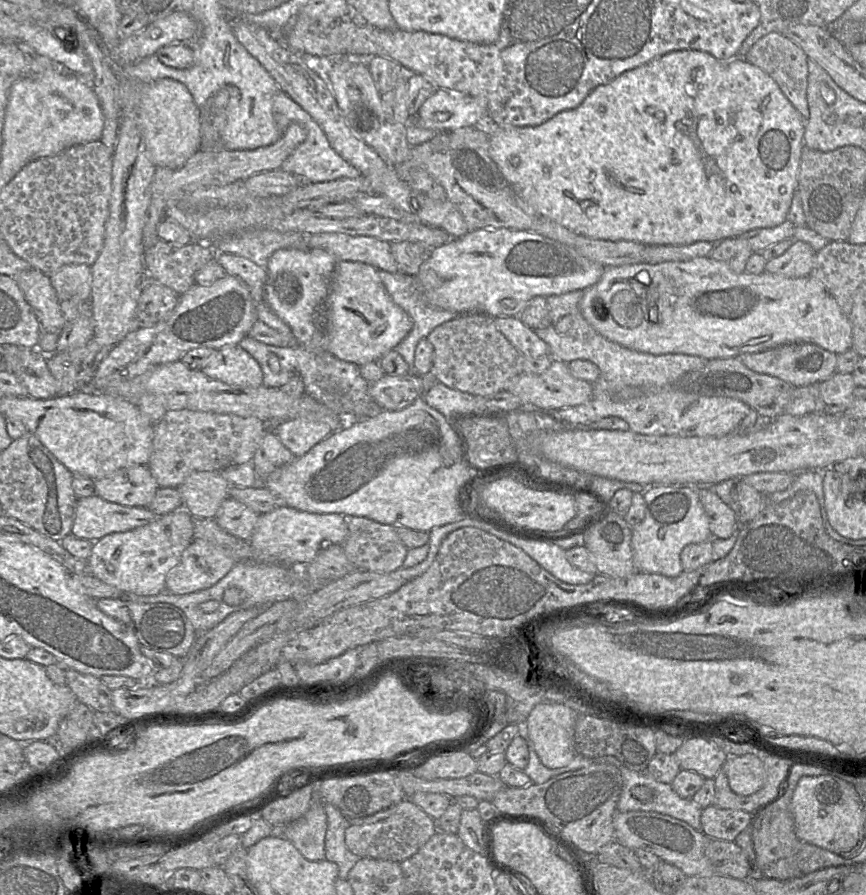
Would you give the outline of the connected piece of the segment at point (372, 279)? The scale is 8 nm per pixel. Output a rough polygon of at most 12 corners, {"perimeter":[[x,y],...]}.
{"perimeter":[[337,261],[325,350],[379,361],[412,328],[379,270]]}

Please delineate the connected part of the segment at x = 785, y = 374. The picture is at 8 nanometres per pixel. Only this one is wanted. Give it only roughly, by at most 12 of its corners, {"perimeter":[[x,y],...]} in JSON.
{"perimeter":[[791,343],[737,358],[793,387],[837,372],[837,354]]}

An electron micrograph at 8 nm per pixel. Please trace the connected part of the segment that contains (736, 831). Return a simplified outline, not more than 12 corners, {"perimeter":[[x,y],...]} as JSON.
{"perimeter":[[703,808],[701,831],[735,841],[752,823],[739,809]]}

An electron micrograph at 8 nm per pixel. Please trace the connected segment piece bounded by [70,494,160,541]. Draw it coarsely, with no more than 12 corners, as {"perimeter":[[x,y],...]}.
{"perimeter":[[94,494],[77,500],[71,532],[90,541],[160,515]]}

